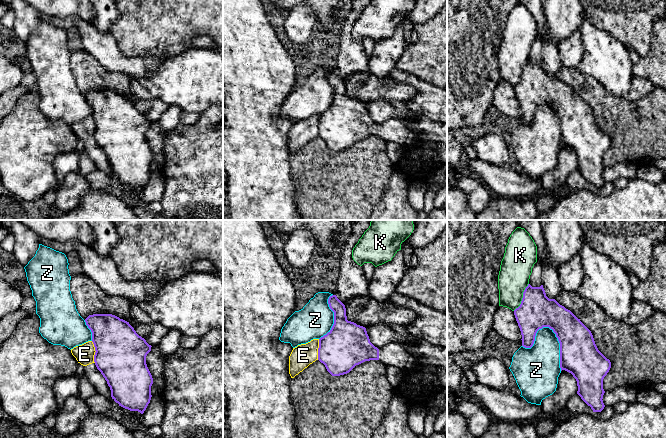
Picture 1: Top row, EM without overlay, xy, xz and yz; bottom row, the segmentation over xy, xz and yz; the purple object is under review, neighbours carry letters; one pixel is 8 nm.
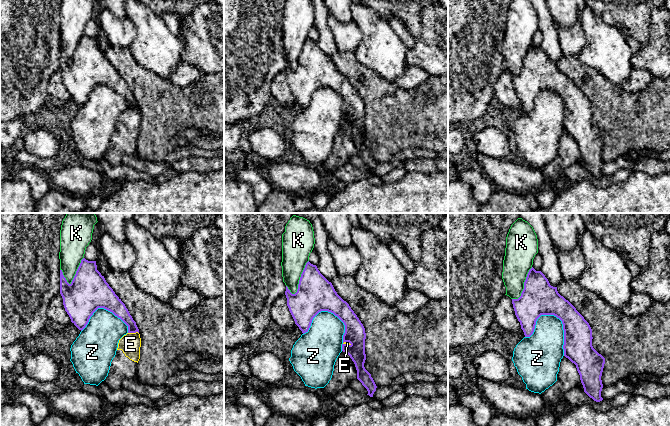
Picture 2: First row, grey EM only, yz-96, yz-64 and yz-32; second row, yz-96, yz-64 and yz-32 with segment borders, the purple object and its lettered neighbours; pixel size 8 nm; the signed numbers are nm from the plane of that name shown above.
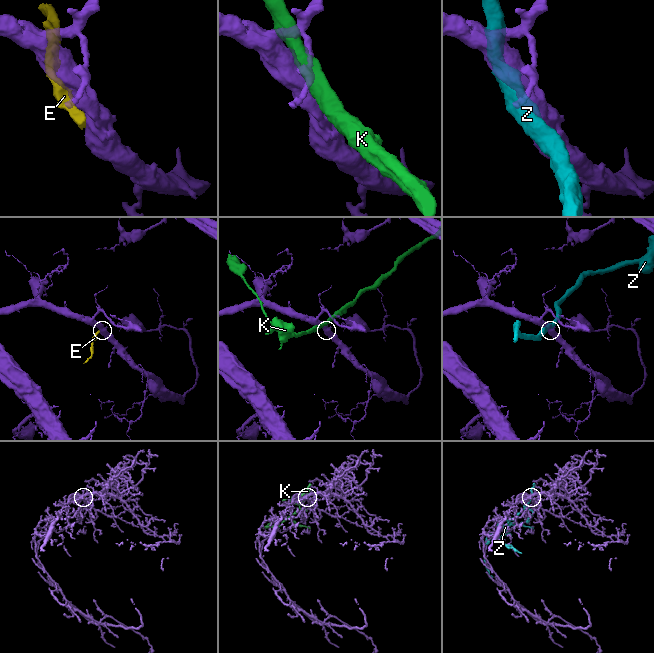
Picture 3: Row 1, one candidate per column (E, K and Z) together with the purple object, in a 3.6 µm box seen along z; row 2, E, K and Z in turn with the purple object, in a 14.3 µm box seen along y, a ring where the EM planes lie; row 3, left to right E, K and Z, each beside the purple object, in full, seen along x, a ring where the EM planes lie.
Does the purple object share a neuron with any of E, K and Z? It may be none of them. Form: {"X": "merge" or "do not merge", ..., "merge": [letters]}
{"E": "do not merge", "K": "do not merge", "Z": "do not merge", "merge": []}

